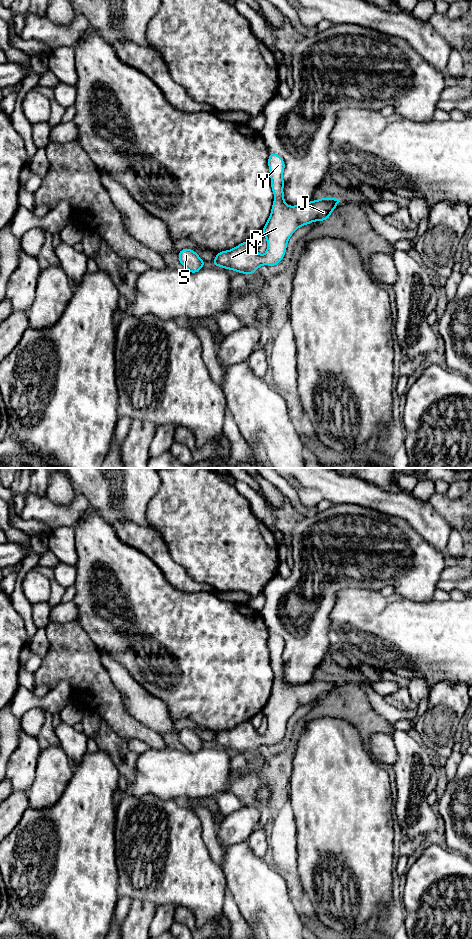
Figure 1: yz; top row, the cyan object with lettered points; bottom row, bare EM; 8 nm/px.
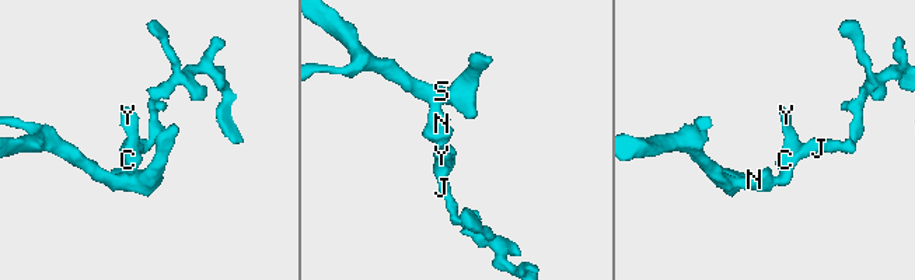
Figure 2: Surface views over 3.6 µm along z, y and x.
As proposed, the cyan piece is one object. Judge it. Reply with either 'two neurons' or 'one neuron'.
one neuron

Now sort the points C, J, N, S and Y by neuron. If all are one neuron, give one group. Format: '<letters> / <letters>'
C J N S Y

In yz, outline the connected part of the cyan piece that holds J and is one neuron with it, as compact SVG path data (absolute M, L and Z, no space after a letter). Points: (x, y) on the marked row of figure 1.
M270 153L268 159L271 188L275 195L269 219L262 233L267 238L267 251L262 256L251 240L235 248L217 253L213 265L253 274L263 264L275 266L283 259L287 242L295 230L314 221L327 220L341 199L320 198L305 204L288 206L283 194L285 163L281 156Z

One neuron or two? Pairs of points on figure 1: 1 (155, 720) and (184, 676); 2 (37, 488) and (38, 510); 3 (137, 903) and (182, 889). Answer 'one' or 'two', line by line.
1: two
2: two
3: two

